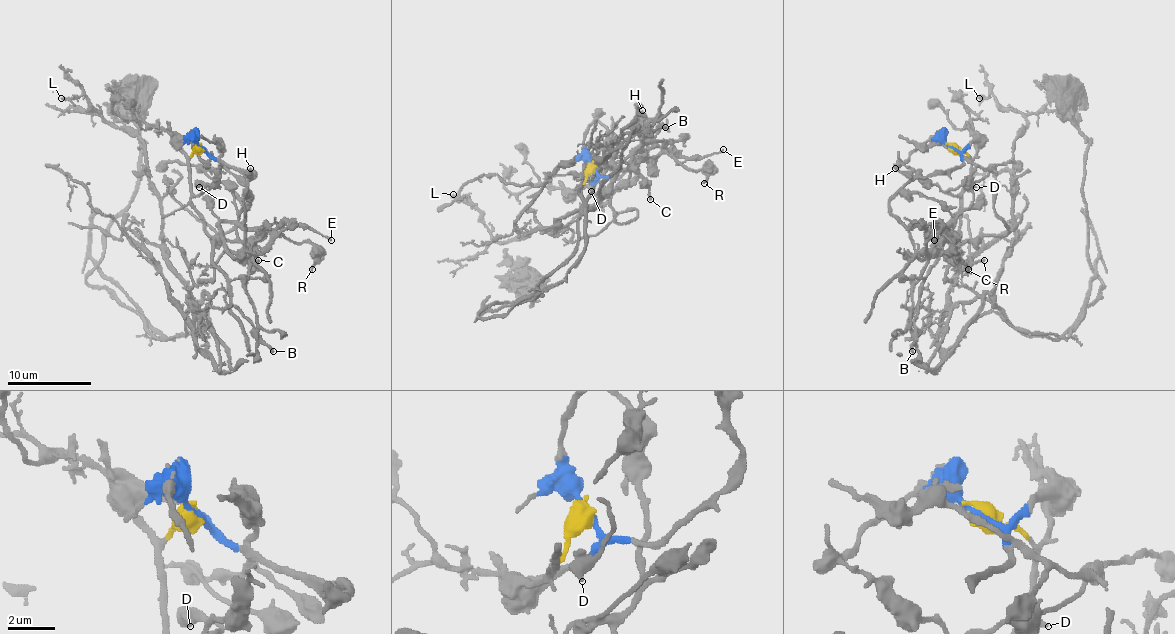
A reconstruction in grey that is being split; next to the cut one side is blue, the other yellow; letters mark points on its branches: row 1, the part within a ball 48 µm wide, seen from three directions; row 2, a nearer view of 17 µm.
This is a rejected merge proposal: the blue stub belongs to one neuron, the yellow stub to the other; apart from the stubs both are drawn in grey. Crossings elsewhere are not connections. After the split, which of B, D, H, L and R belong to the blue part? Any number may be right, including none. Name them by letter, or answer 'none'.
H, R

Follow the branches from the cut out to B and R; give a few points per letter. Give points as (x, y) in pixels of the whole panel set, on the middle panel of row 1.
B: (592, 166), (580, 185), (582, 177), (594, 175), (605, 164), (605, 152), (624, 133), (666, 127)
R: (592, 166), (620, 177), (643, 156), (636, 104), (613, 164), (670, 154), (703, 168), (703, 183)

